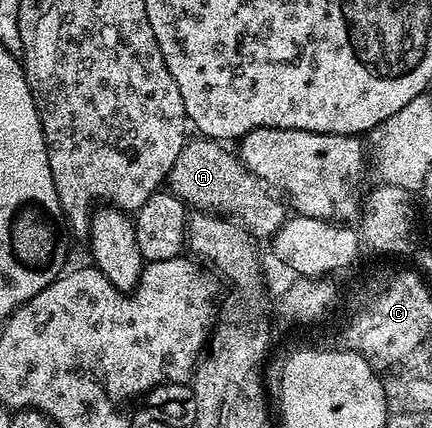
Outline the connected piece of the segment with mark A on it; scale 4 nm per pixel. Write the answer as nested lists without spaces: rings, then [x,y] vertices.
[[[187,138],[186,144],[180,149],[180,157],[176,157],[176,165],[172,165],[170,170],[170,194],[195,212],[213,213],[237,221],[258,241],[273,240],[274,234],[287,221],[287,204],[265,183],[259,181],[231,148],[229,151],[226,147],[229,146],[216,139]]]

